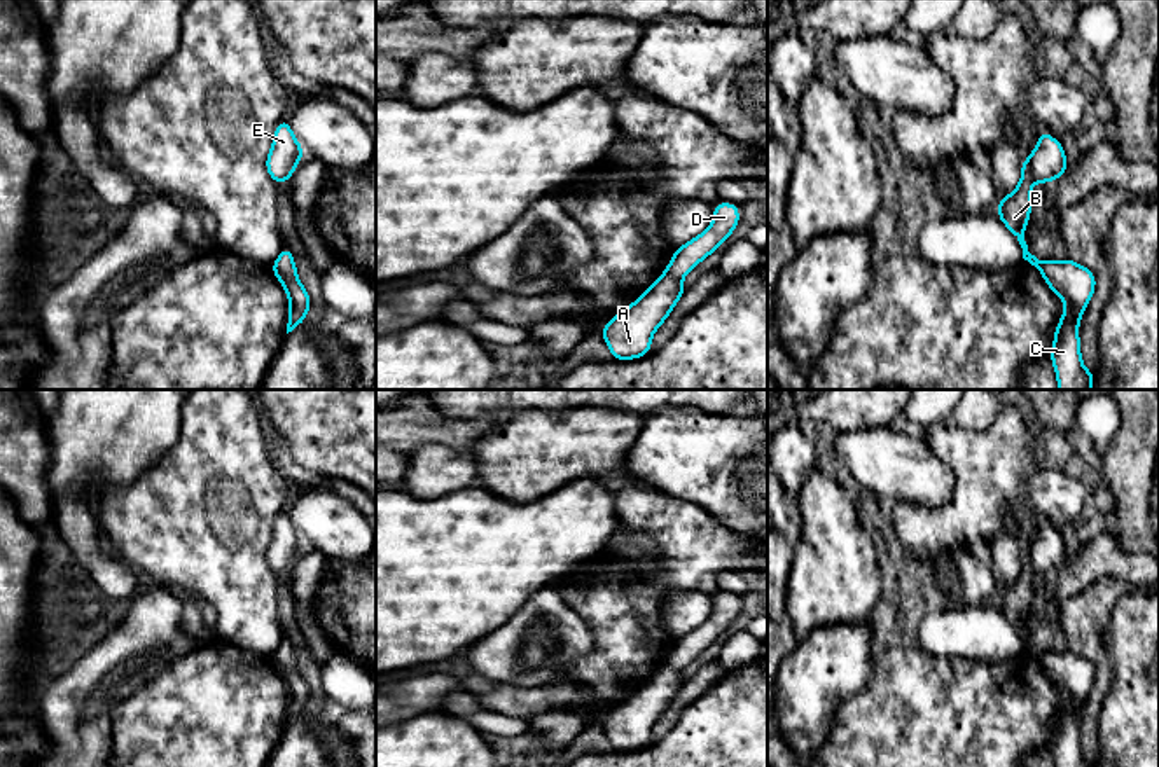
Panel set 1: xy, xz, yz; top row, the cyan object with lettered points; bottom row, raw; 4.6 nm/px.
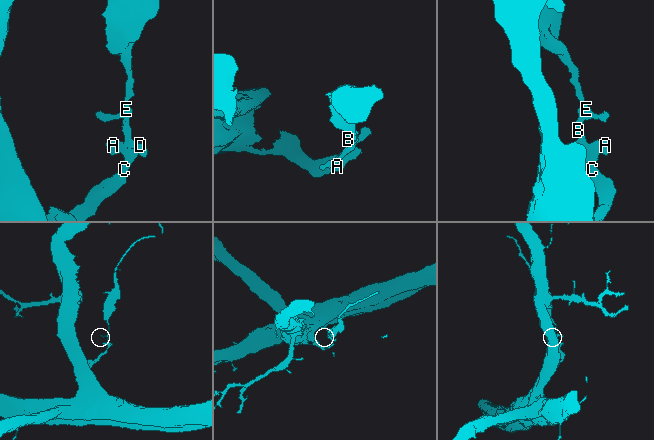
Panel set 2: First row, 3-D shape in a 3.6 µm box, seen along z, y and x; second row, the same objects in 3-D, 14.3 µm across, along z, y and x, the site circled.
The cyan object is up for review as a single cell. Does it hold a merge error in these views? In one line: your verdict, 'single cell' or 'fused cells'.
fused cells

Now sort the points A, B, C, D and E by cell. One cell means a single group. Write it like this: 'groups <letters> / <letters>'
groups A C / B D E

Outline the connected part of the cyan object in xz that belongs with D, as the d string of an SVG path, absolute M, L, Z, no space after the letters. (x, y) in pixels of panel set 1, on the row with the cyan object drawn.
M718 203L713 208L713 220L710 227L675 250L664 273L684 278L703 259L711 255L739 224L739 208L732 203Z

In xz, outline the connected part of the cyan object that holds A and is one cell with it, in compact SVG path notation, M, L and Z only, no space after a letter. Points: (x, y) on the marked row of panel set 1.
M663 273L642 297L608 320L601 335L614 360L633 360L650 353L654 332L685 290L682 278Z

